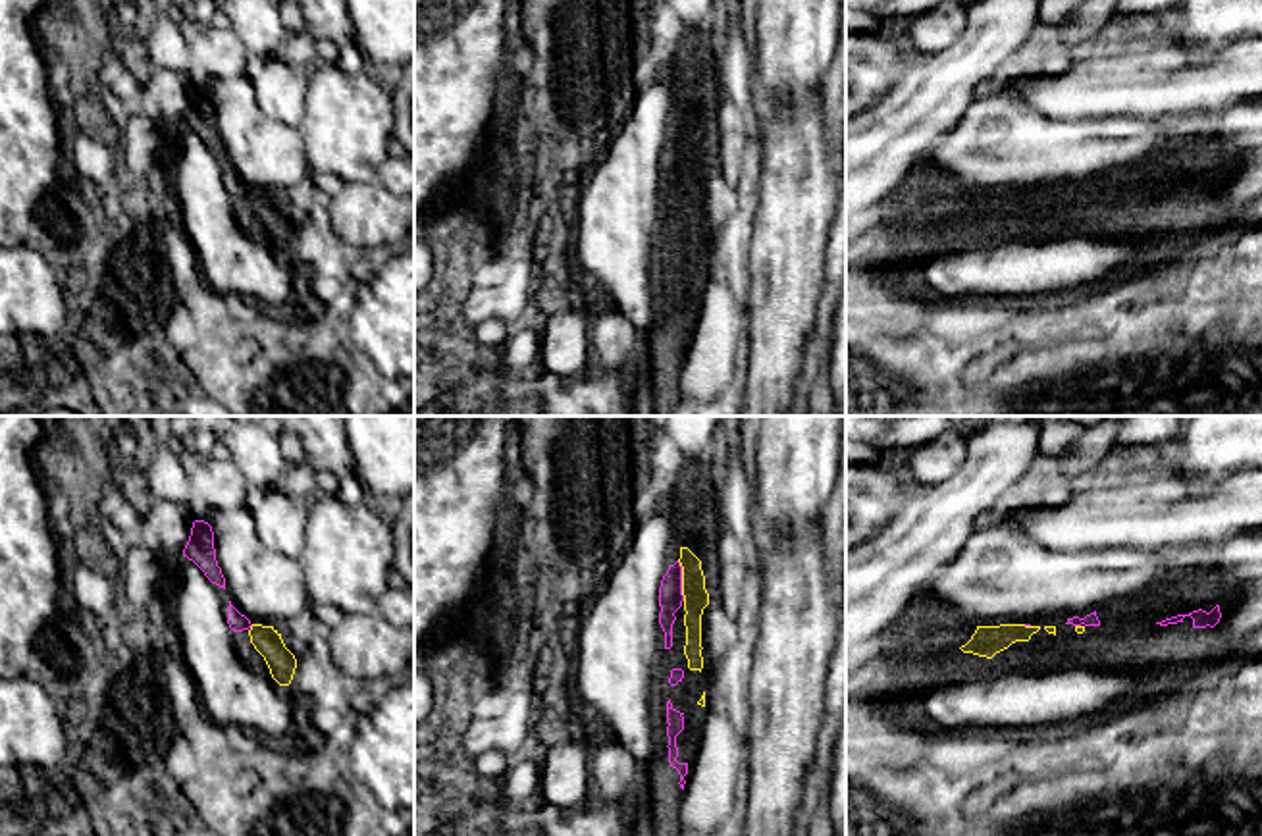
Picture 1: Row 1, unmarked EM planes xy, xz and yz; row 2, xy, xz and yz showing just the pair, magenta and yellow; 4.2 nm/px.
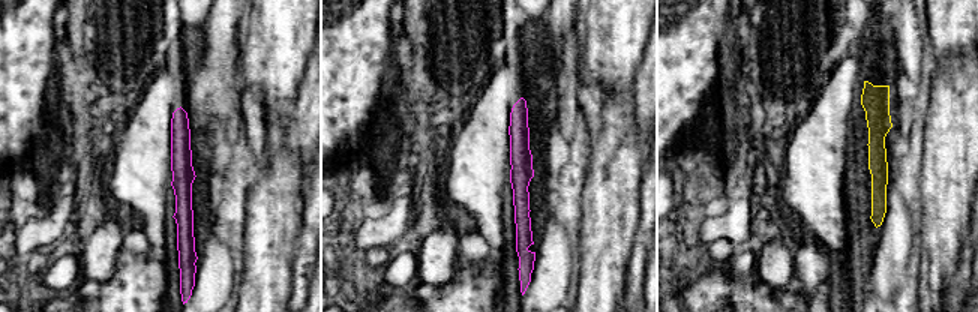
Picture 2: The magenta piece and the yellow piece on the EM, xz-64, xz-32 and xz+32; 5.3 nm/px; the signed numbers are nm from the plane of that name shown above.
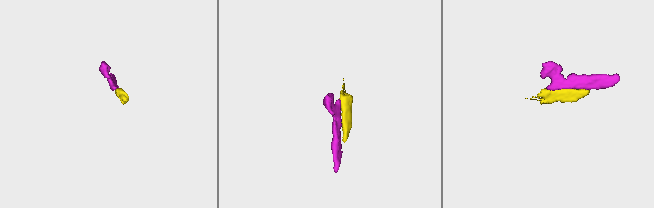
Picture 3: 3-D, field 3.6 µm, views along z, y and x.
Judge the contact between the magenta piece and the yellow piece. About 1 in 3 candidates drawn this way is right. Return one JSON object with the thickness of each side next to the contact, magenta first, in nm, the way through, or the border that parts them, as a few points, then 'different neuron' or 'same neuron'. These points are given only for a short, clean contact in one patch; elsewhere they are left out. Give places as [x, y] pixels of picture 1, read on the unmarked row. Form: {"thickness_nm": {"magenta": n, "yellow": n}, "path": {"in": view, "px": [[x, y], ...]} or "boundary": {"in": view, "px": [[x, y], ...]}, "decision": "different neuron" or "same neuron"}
{"thickness_nm": {"magenta": 100, "yellow": 110}, "path": {"in": "xz", "px": [[671, 166], [681, 149], [696, 166]]}, "decision": "same neuron"}

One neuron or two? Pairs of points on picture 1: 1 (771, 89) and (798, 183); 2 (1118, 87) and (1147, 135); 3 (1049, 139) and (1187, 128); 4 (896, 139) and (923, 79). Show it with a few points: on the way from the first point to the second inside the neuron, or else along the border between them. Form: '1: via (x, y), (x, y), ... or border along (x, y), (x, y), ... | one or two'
1: border along (817, 87), (804, 103), (754, 112) | two
2: border along (1166, 118), (1091, 120) | two
3: via (1083, 139), (1153, 135) | one
4: via (906, 124), (923, 106), (923, 95) | one

